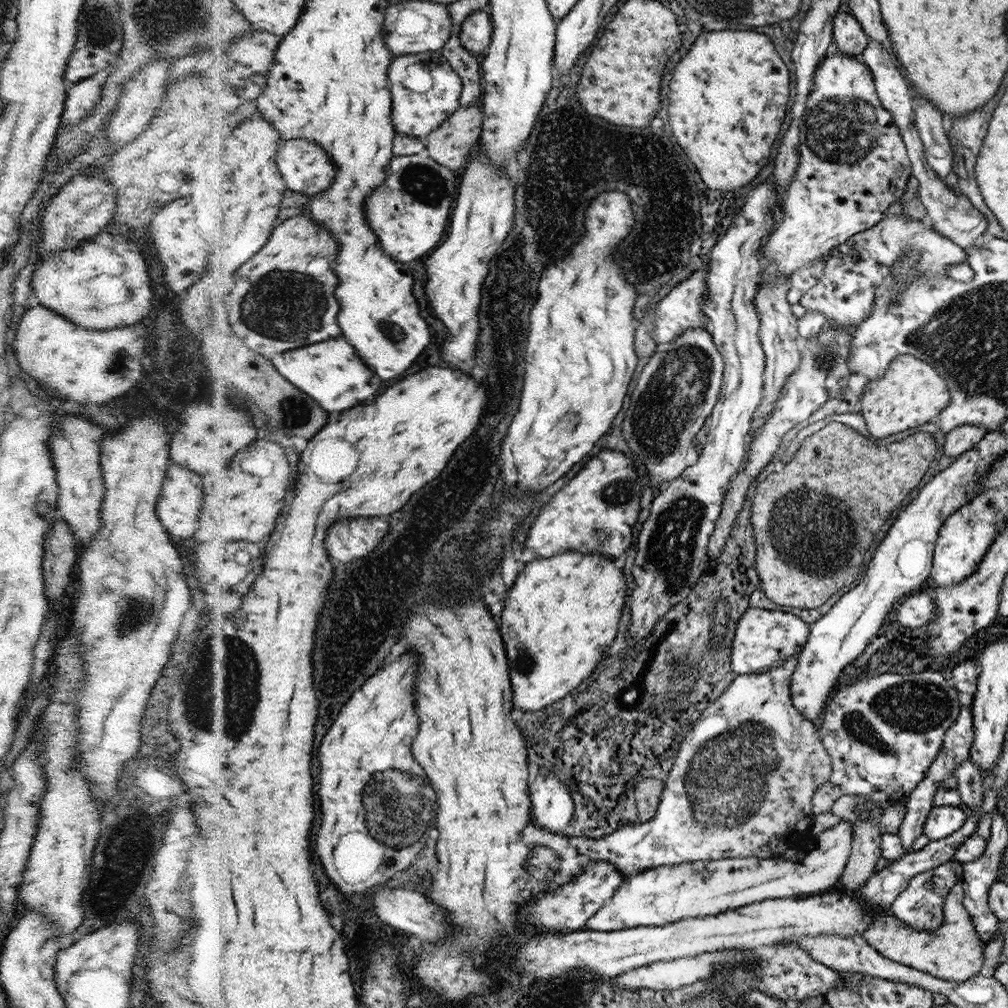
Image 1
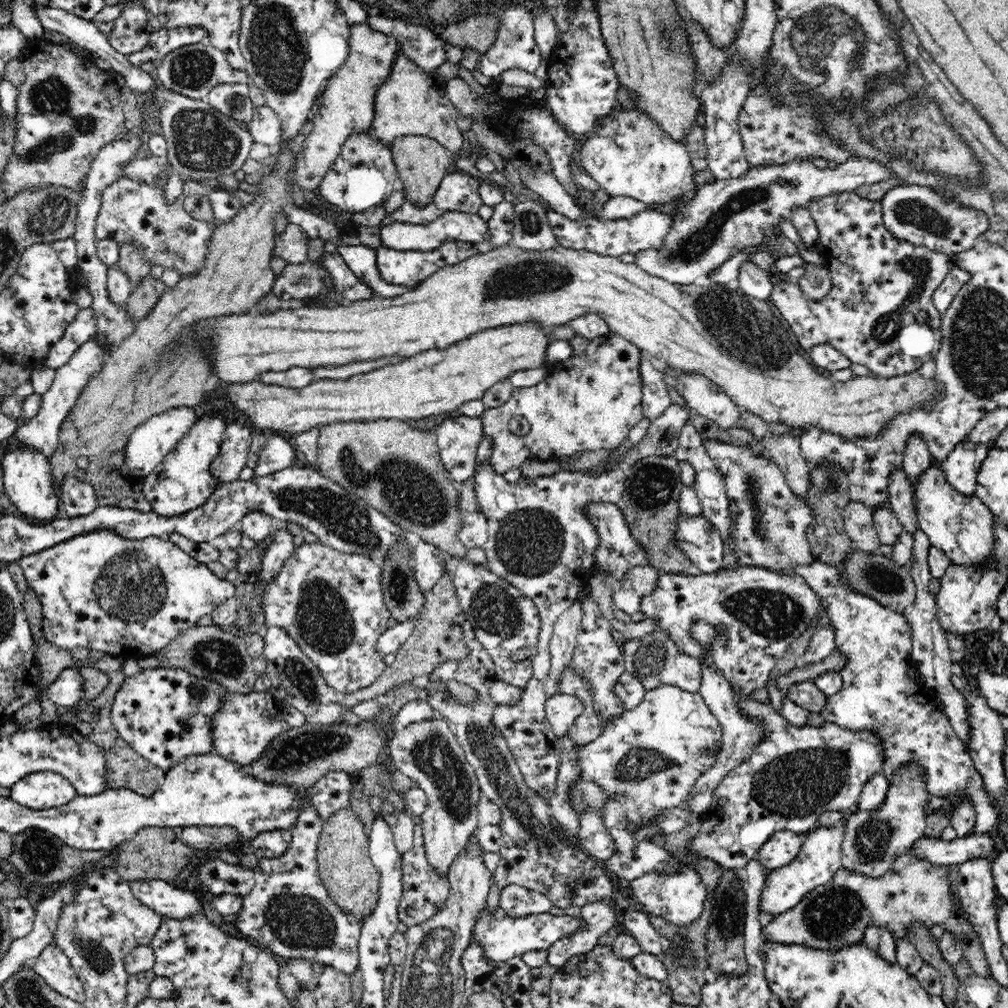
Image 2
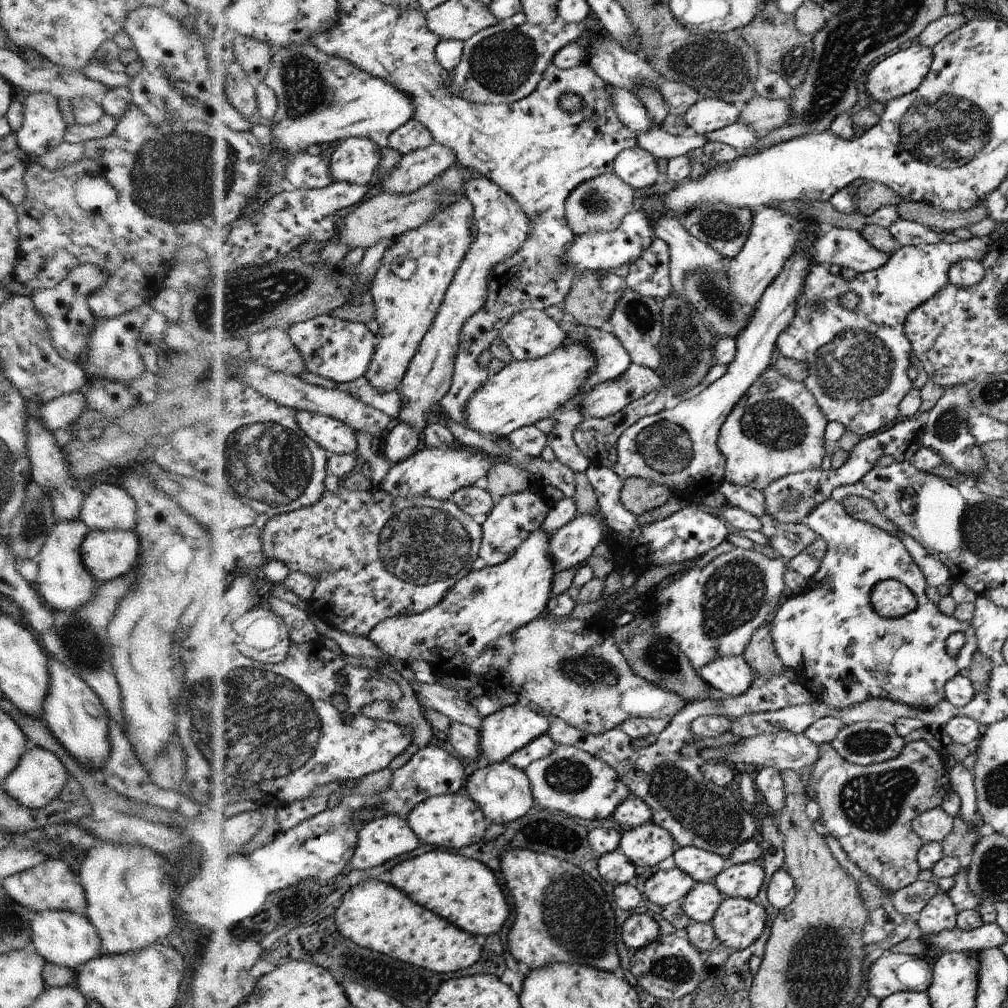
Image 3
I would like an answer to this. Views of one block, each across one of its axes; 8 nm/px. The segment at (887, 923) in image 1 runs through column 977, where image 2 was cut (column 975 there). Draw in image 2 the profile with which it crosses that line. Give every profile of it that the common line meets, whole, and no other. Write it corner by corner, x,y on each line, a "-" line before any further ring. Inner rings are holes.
910,850
903,853
902,856
898,856
898,859
892,864
892,868
878,878
840,868
829,881
807,892
802,900
794,905
794,908
789,908
776,915
765,929
765,936
774,943
800,944
815,948
815,950
839,952
842,948
850,947
850,944
863,942
866,930
872,926
887,929
895,939
907,940
907,936
910,936
910,928
914,928
914,924
922,925
926,929
940,925
946,933
954,935
959,940
963,960
970,965
972,974
992,979
990,965
986,961
986,953
982,949
978,934
968,924
968,918
964,914
960,914
960,904
954,902
952,896
948,896
948,894
952,894
948,870
950,870
948,866
934,866
929,860
915,856

